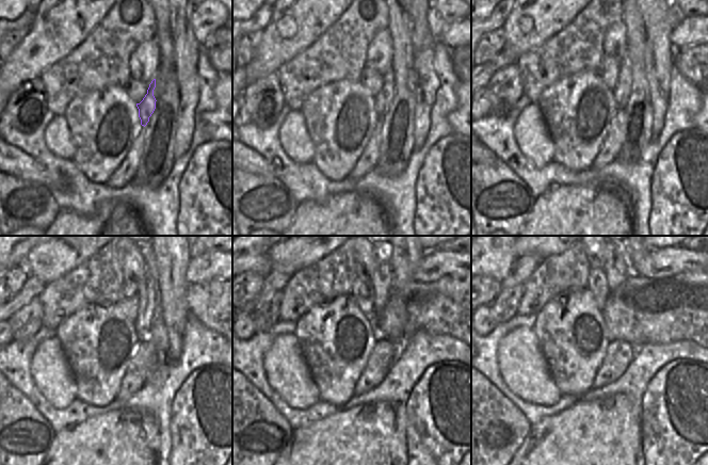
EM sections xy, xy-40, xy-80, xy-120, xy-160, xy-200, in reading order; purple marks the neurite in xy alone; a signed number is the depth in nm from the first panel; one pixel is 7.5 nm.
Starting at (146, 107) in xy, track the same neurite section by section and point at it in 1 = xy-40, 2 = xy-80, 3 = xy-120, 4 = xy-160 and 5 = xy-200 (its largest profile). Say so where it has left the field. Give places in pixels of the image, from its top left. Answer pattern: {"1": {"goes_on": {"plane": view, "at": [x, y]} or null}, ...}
{"1": {"goes_on": {"plane": "xy-40", "at": [383, 99]}}, "2": {"goes_on": {"plane": "xy-80", "at": [623, 89]}}, "3": {"goes_on": {"plane": "xy-120", "at": [147, 291]}}, "4": {"goes_on": {"plane": "xy-160", "at": [381, 278]}}, "5": {"goes_on": {"plane": "xy-200", "at": [616, 267]}}}

